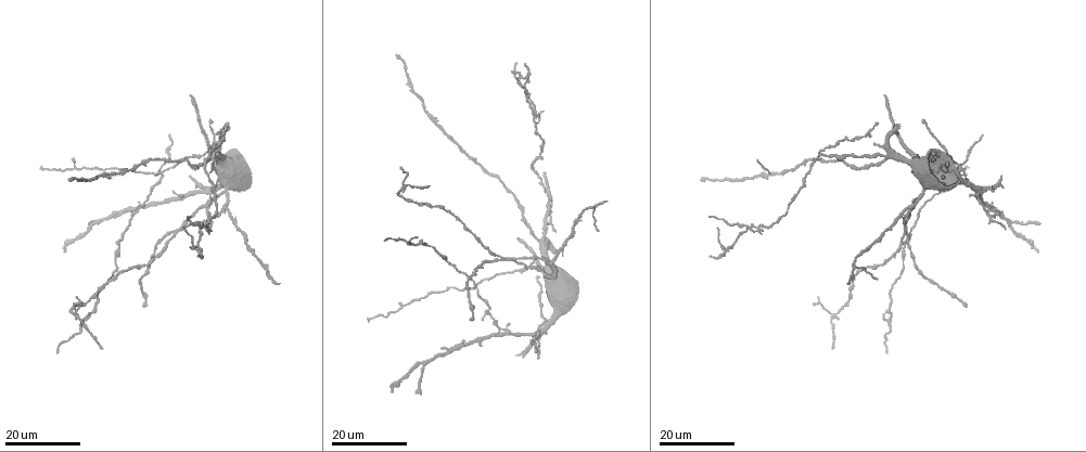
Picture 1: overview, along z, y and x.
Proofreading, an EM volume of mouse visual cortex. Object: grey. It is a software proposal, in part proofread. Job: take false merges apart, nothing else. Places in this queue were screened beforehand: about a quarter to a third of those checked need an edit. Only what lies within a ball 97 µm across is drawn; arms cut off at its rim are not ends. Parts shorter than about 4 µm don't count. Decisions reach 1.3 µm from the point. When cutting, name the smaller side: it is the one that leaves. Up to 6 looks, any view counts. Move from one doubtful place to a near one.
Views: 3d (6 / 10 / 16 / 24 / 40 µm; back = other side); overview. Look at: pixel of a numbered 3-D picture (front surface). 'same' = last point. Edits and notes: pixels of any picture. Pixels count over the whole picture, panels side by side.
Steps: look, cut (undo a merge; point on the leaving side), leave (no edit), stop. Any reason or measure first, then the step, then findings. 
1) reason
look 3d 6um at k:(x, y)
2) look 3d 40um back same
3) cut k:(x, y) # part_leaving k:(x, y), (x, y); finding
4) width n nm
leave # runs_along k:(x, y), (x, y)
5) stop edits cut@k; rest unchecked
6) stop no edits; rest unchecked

looks like a crossing
look 3d 16um at 1:(831, 316)

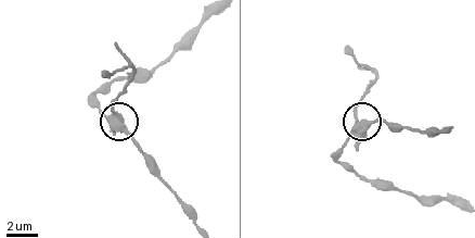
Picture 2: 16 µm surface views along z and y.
look 3d 6um at 2:(116, 114)

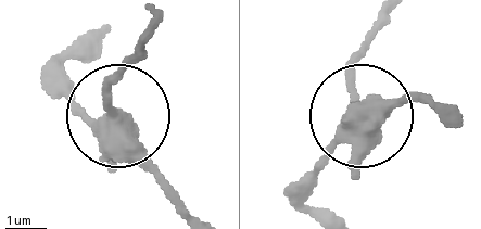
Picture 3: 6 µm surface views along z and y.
cut 3:(353, 178) # part_leaving 3:(366, 125), (355, 66), (387, 14); two neurons meet here

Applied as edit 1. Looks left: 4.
see it whole again
look overview

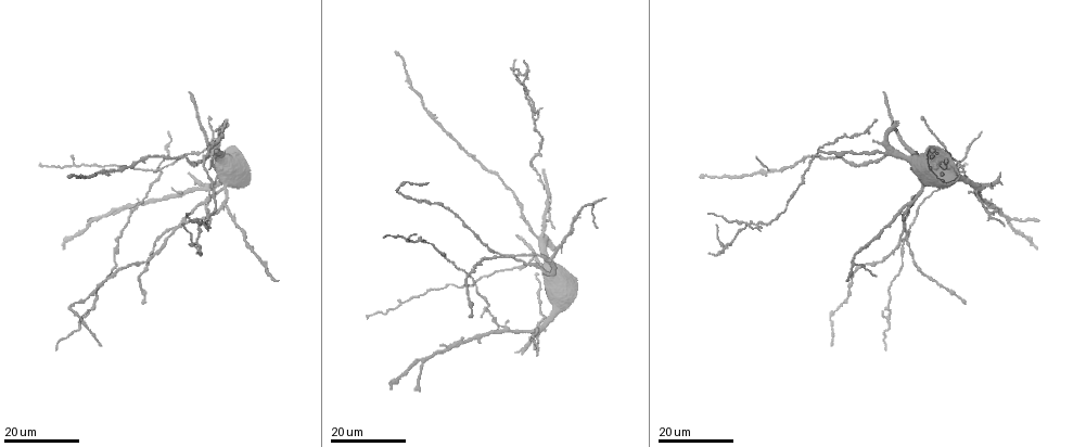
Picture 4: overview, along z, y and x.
looks like a crossing
look 3d 24um at 4:(748, 222)

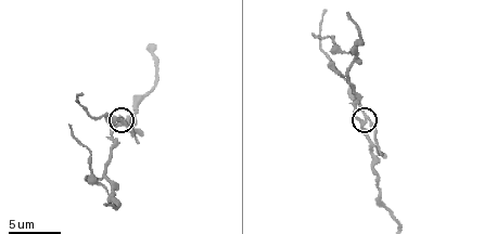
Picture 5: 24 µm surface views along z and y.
closer look
look 3d 10um at 5:(361, 118)

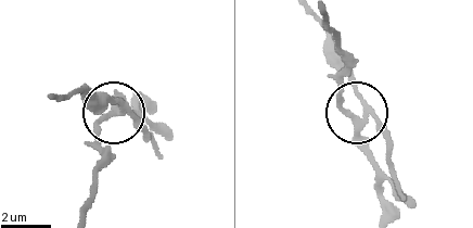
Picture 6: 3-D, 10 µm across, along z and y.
width 240 nm
cut 6:(143, 136) # part_leaving 6:(123, 113), (113, 100), (61, 93); two neurons meet here

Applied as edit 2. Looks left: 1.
stop edits cut@3, cut@6; rest unchecked

